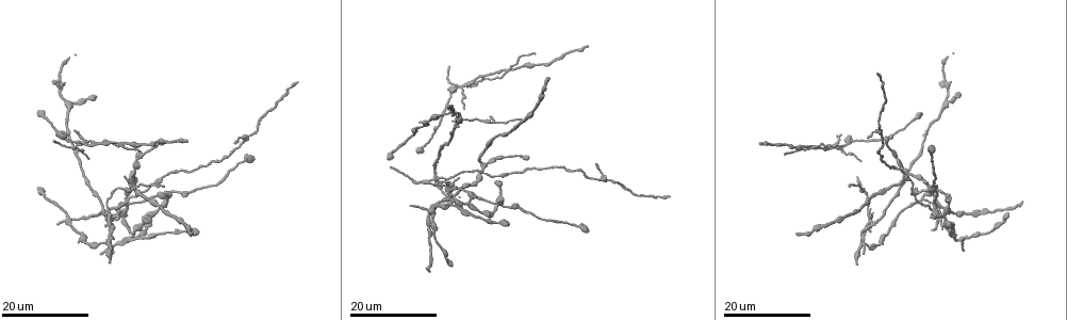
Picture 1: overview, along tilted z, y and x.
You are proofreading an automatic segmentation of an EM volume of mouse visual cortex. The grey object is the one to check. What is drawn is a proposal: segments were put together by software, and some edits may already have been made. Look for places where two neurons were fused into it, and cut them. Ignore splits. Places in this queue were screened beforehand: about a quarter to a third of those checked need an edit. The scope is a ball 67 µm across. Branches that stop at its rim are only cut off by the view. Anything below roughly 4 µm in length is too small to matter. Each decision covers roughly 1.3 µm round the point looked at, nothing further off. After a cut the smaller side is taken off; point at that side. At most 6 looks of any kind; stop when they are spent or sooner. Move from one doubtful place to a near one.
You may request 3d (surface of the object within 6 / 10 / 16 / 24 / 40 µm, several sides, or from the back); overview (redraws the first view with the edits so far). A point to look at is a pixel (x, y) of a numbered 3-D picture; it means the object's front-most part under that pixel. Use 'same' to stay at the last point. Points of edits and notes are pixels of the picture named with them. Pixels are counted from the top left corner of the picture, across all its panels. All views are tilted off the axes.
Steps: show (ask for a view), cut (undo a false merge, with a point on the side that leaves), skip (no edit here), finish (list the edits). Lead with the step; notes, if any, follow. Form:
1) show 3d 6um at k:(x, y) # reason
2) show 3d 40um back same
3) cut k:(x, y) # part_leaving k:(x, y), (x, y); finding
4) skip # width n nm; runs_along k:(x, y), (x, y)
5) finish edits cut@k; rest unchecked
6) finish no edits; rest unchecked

show 3d 16um at 1:(474, 82) # two arms at a narrow angle

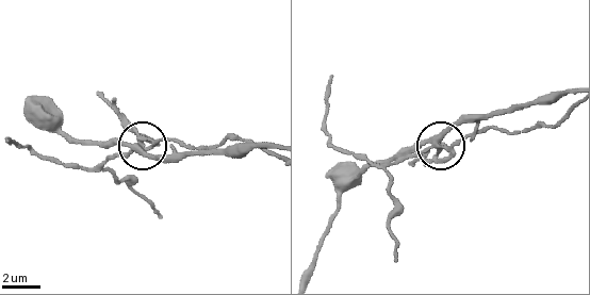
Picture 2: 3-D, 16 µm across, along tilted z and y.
show 3d 6um at 2:(135, 146)

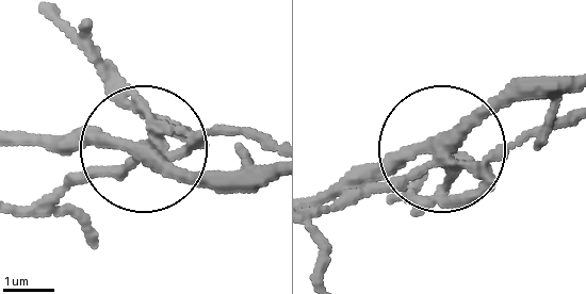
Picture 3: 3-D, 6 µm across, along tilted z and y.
cut 3:(213, 132) # part_leaving 3:(160, 156), (218, 128), (273, 143); a second neuron is stuck on

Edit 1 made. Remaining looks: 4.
show overview

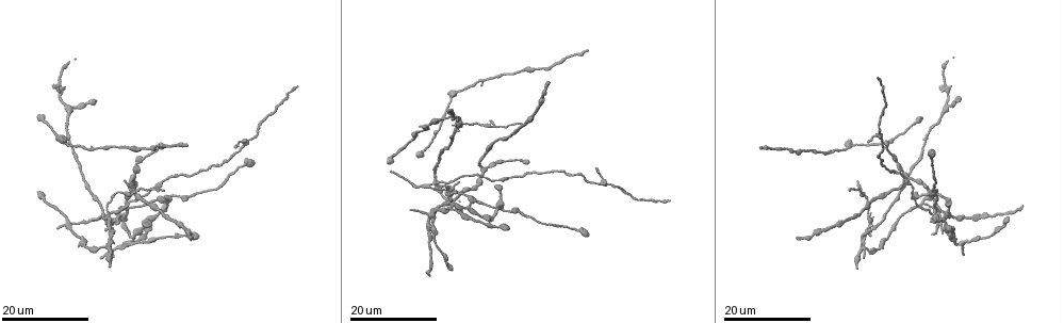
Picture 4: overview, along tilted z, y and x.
show 3d 16um at 4:(428, 145)

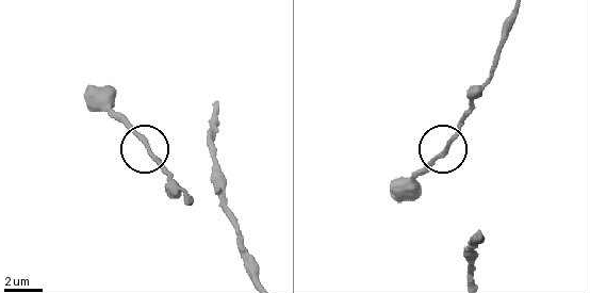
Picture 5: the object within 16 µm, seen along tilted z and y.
show 3d 6um at 5:(442, 152)

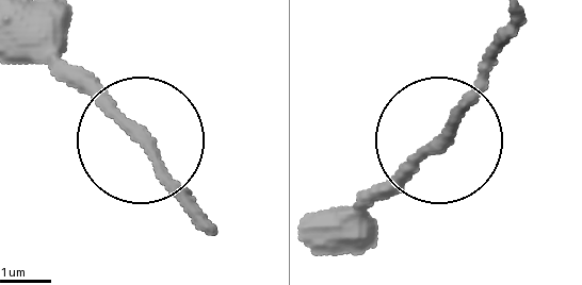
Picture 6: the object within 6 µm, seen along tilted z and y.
skip # width 200 nm; all the same neuron

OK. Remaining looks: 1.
finish edits cut@3; rest unchecked

